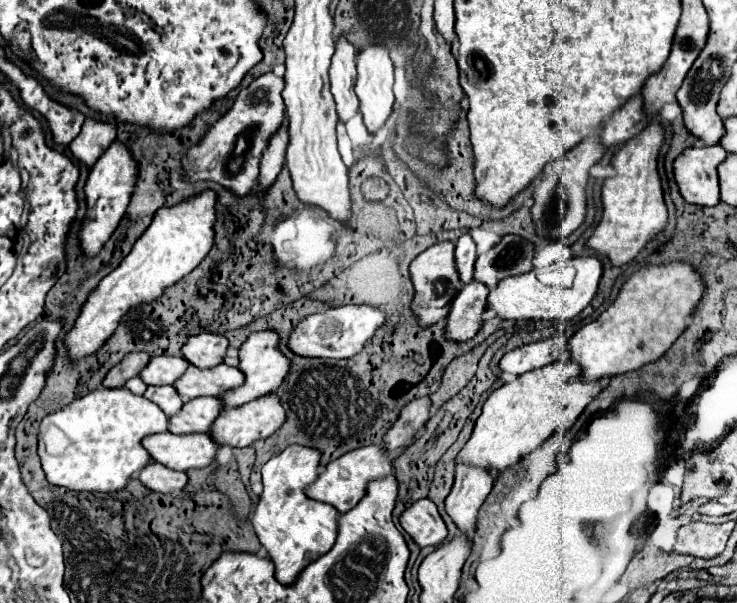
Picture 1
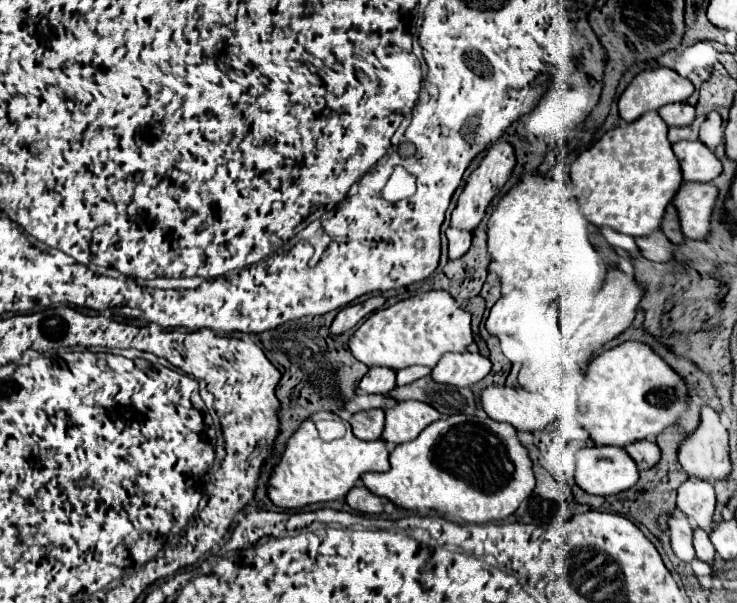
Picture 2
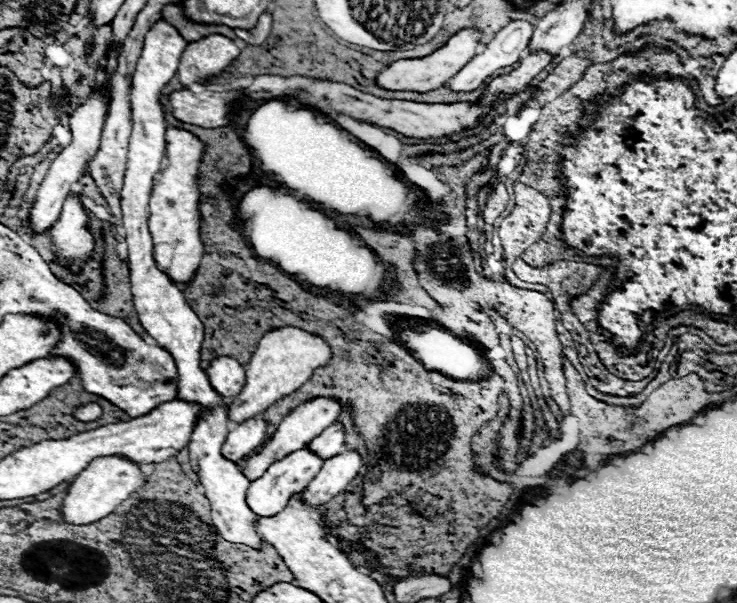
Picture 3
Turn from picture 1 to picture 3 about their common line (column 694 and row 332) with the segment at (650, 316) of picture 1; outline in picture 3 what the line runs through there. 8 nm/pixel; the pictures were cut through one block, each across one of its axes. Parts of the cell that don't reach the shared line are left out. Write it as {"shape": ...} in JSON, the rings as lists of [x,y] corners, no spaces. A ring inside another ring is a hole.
{"shape":[[[286,326],[264,334],[258,344],[258,350],[252,354],[246,366],[246,384],[228,406],[228,418],[236,424],[254,418],[280,398],[292,394],[292,390],[300,388],[312,376],[312,372],[320,366],[326,366],[328,360],[330,360],[328,344],[310,332]]]}

